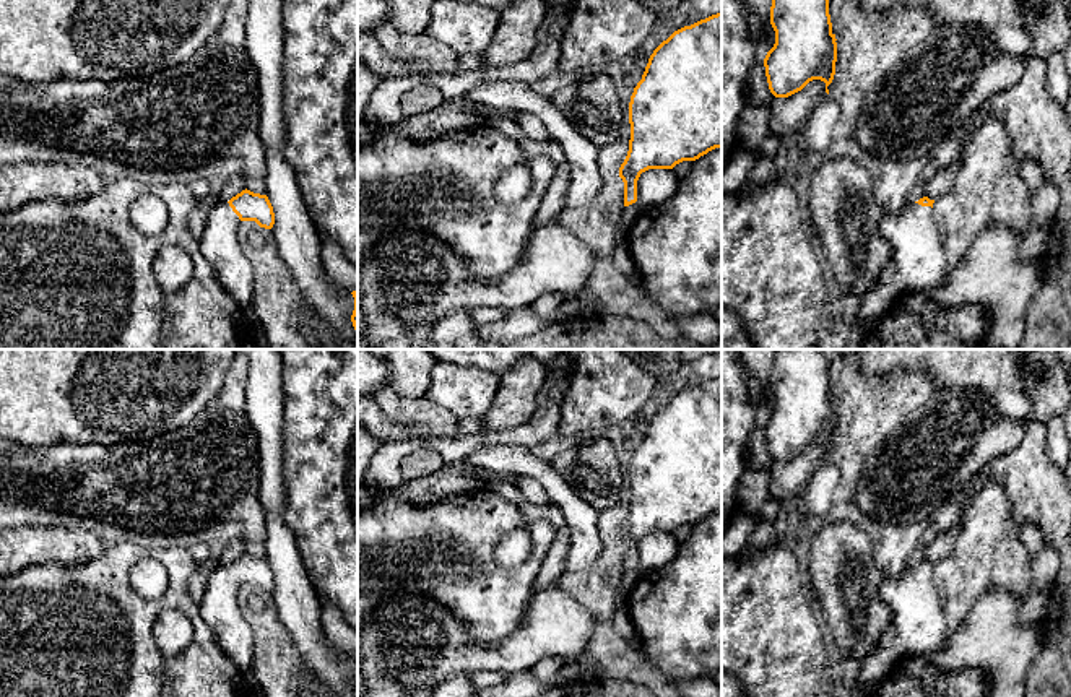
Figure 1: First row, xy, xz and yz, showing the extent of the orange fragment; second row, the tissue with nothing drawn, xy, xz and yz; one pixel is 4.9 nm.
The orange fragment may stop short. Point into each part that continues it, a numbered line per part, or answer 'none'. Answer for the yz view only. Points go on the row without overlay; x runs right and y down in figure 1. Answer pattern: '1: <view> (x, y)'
1: yz (920, 621)

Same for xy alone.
1: xy (220, 608)

